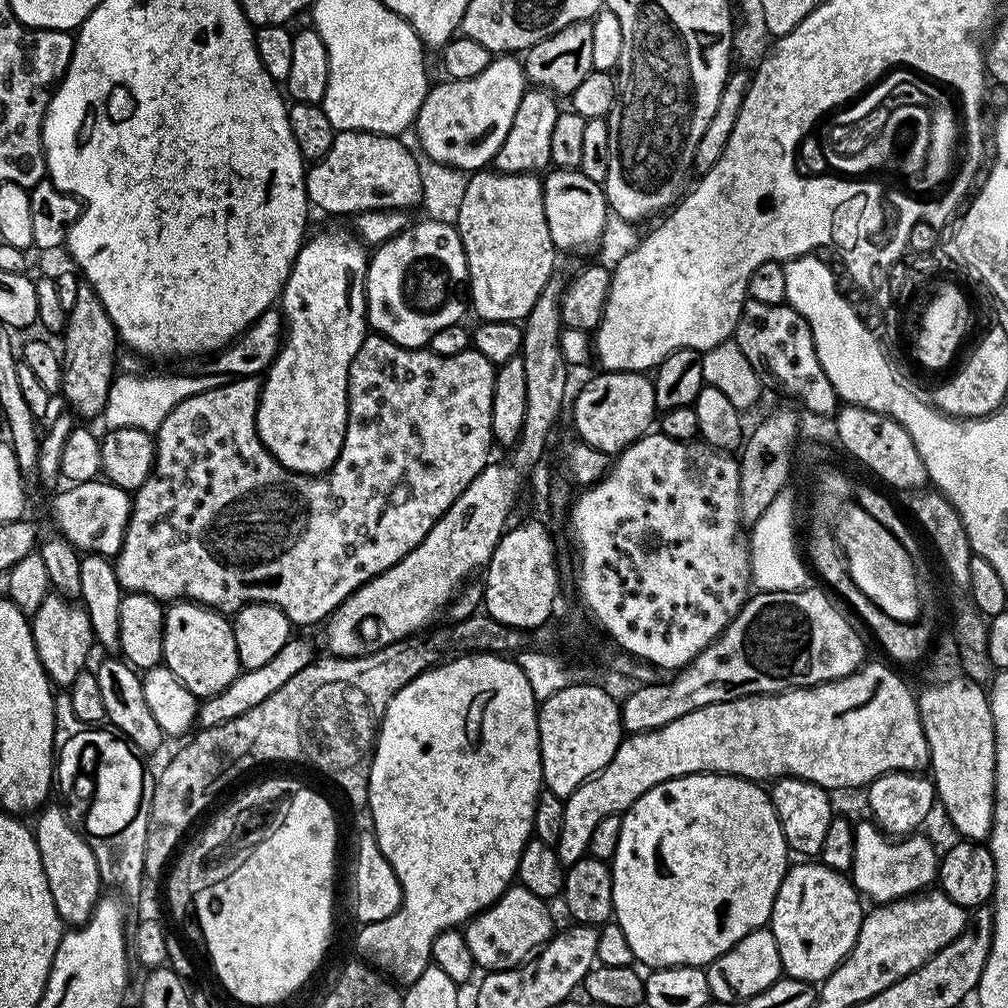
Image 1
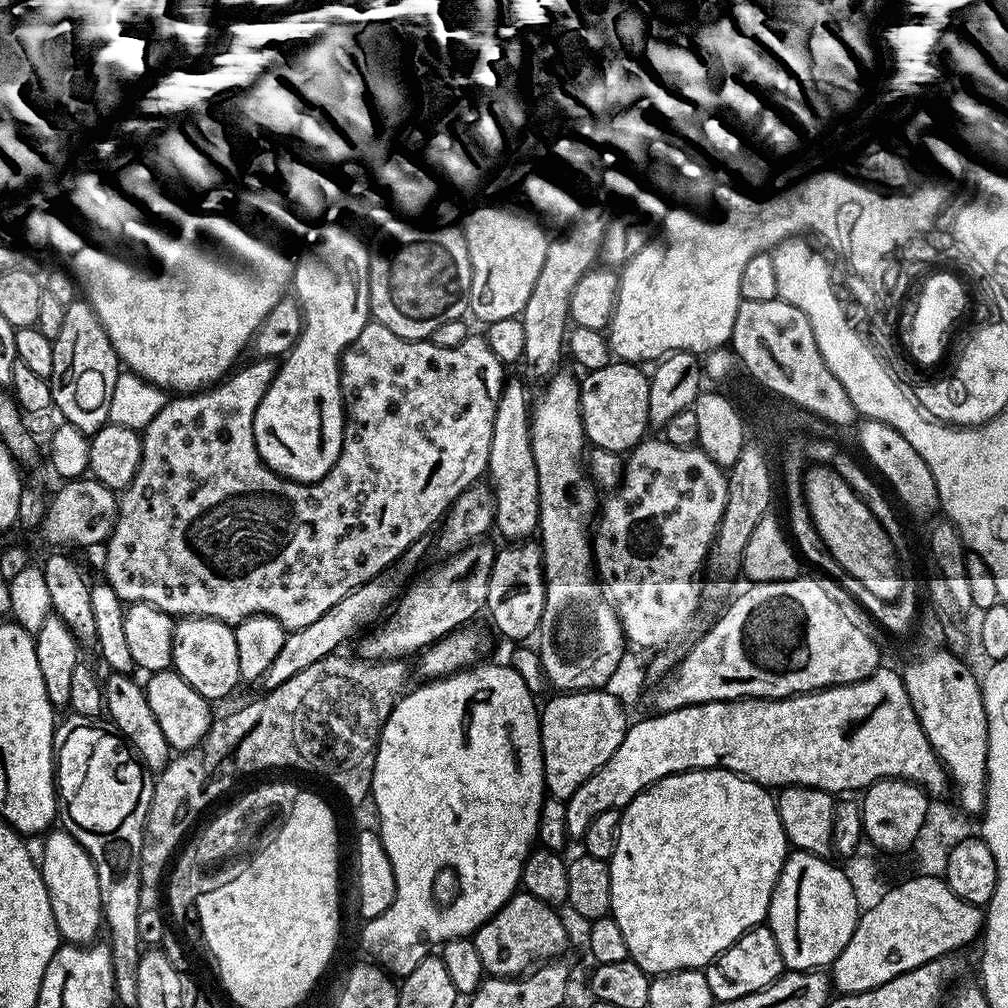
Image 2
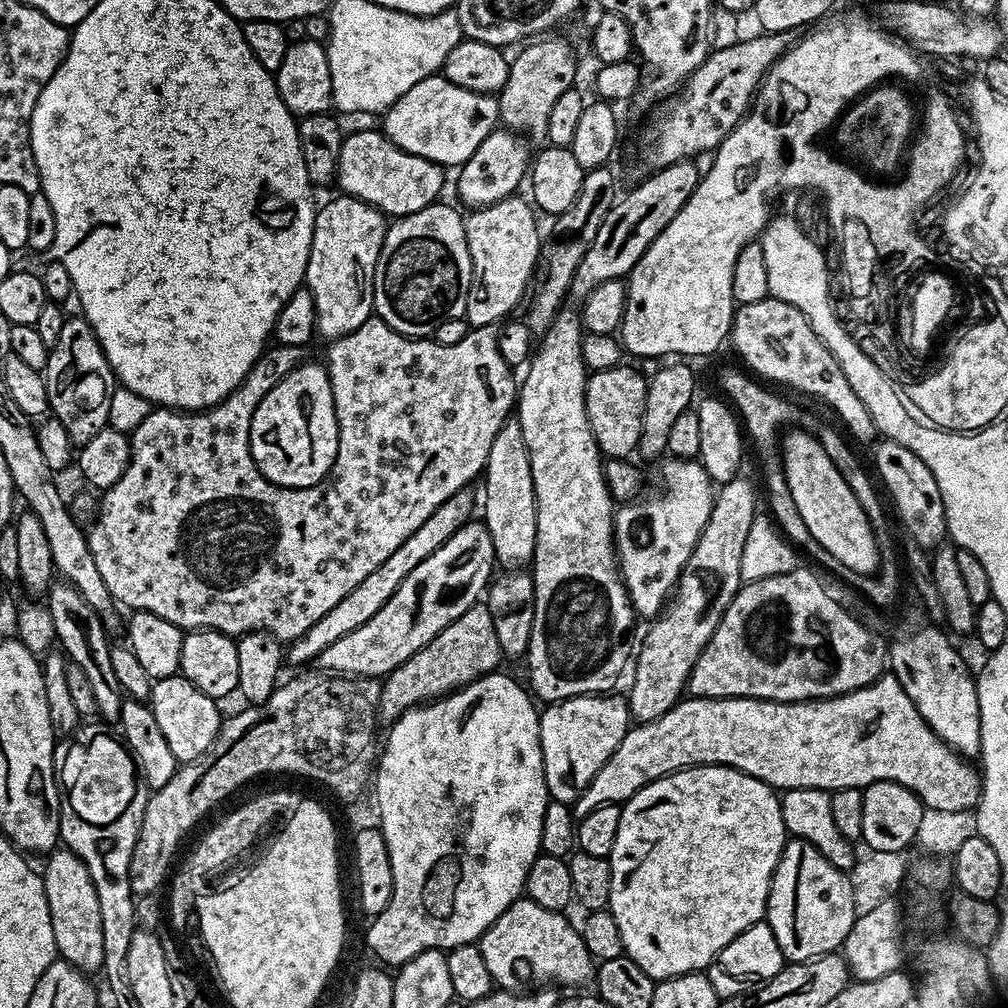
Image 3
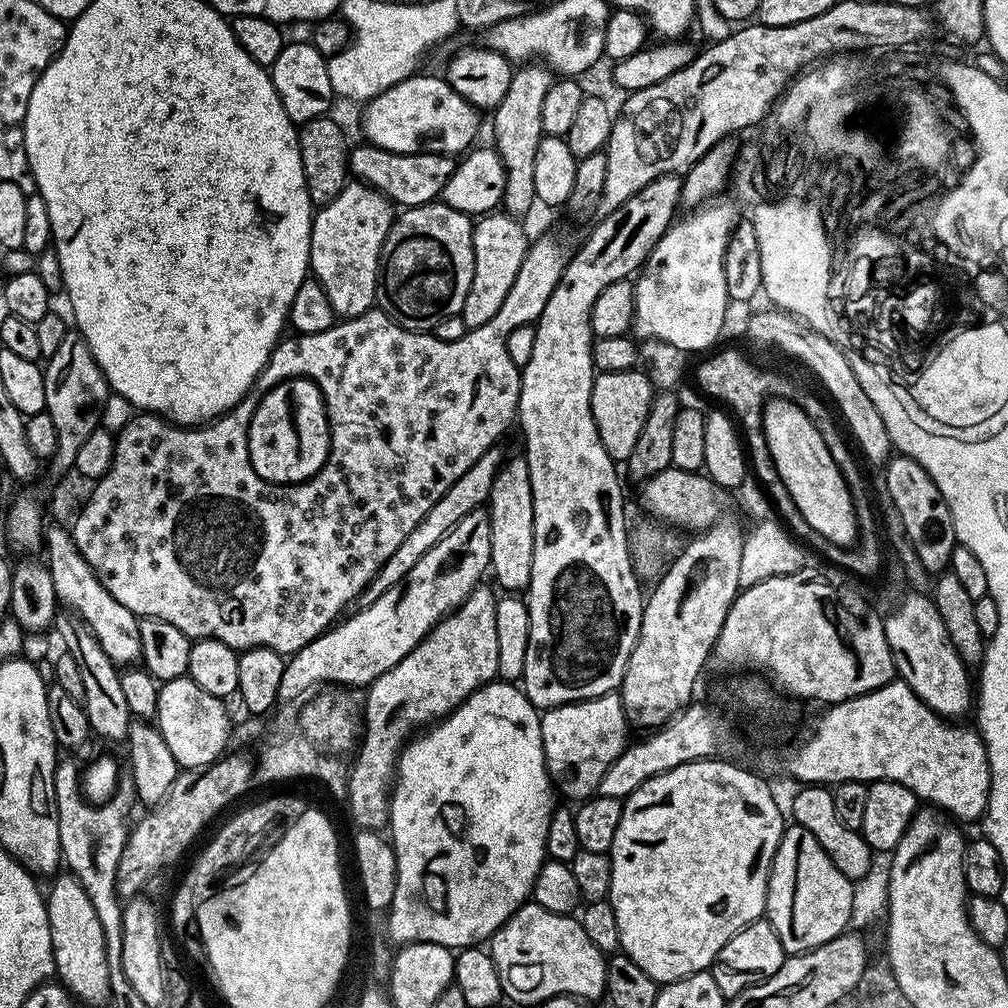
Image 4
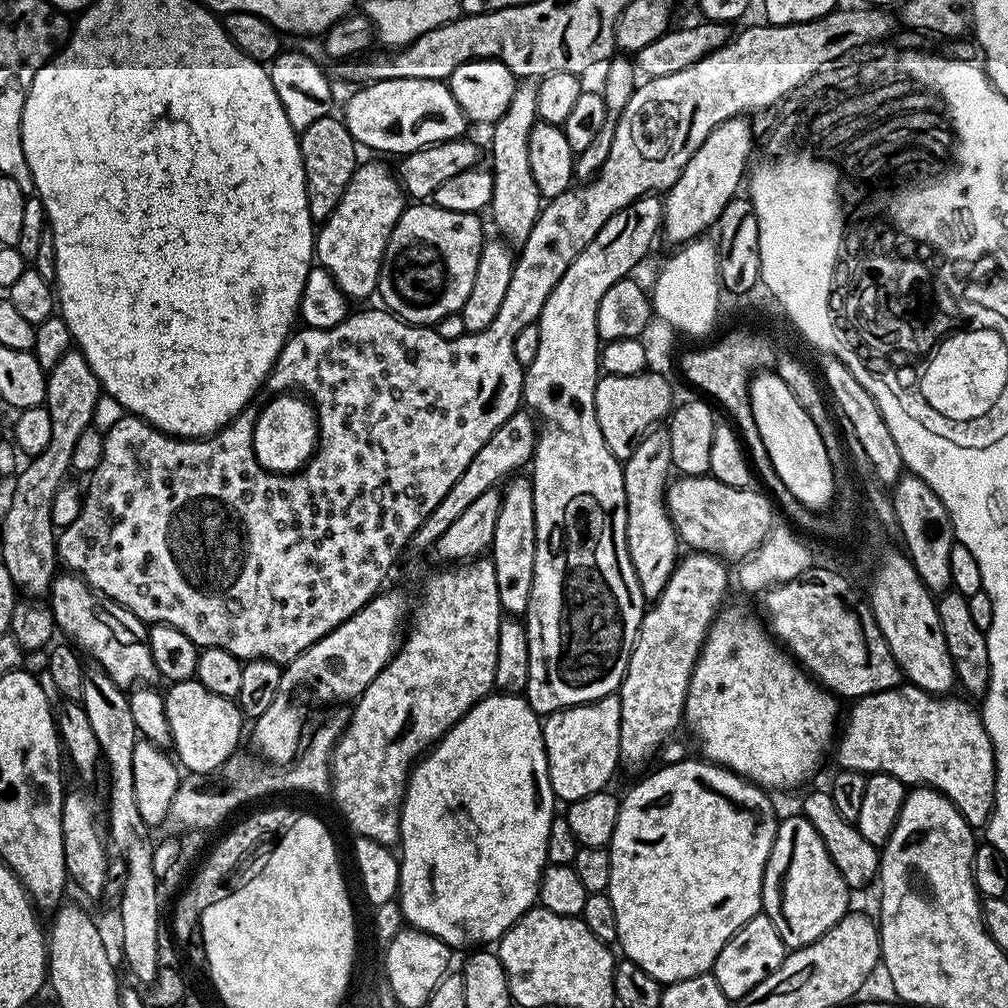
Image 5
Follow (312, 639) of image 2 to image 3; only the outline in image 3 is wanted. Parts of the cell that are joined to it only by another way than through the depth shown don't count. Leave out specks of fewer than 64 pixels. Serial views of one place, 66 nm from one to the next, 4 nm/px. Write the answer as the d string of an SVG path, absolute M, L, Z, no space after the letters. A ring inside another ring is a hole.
M468 490L455 492L449 500L442 502L442 506L438 506L438 510L434 510L434 514L430 514L430 518L426 518L426 522L422 522L422 526L418 526L418 530L414 530L414 534L410 534L410 538L406 538L406 542L402 542L402 546L398 546L398 550L394 550L394 554L390 554L390 558L386 558L386 562L382 562L378 570L374 570L374 574L362 578L362 582L358 582L358 586L354 586L354 590L350 590L350 594L346 594L346 598L342 598L342 602L334 606L334 610L322 614L322 618L318 618L318 622L314 622L314 626L310 626L306 634L291 641L286 648L287 663L306 664L310 660L315 661L322 650L326 650L326 646L338 642L338 638L346 638L346 634L350 634L350 630L358 630L362 622L370 622L370 618L374 618L374 614L378 614L378 610L382 610L386 602L390 602L390 594L394 594L394 590L402 586L402 578L406 578L406 574L410 574L410 570L414 570L418 562L426 562L426 558L430 558L430 554L434 554L434 550L438 550L438 546L442 546L442 542L446 542L450 534L468 523L473 515L470 493Z

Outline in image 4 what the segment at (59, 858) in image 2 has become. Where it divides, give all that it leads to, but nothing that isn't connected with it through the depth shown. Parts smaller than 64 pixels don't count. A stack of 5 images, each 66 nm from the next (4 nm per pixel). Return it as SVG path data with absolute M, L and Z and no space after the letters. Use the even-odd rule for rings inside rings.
M57 875L52 889L46 892L55 975L79 1003L81 1000L84 1004L107 1005L110 1000L110 970L106 962L106 938L102 934L102 922L98 922L98 910L94 910L86 890L82 890L82 882L78 882L74 875L63 875Z

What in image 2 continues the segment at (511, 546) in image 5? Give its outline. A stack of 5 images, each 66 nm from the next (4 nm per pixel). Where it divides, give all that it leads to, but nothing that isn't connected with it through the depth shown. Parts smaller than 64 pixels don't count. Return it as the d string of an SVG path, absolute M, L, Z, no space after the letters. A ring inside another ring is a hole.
M505 379L504 389L498 398L498 410L494 412L494 430L490 438L490 458L486 469L494 498L494 528L508 542L524 542L537 535L540 527L540 495L538 494L538 466L534 466L532 449L532 409L528 404L529 385L523 379Z

